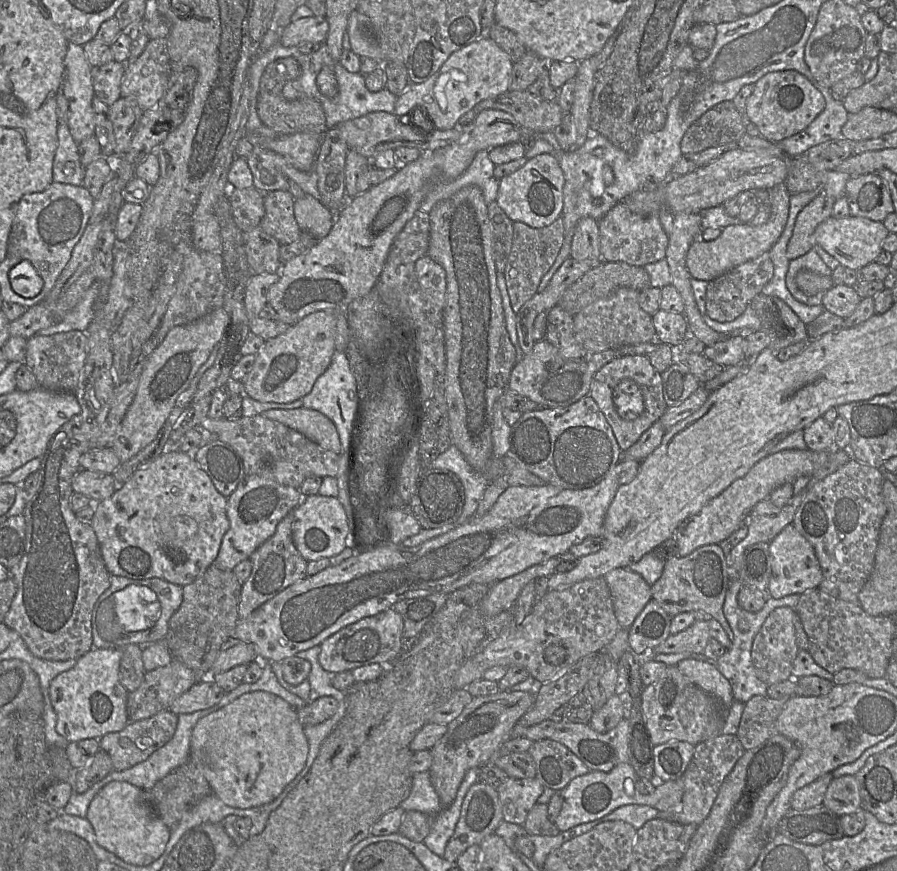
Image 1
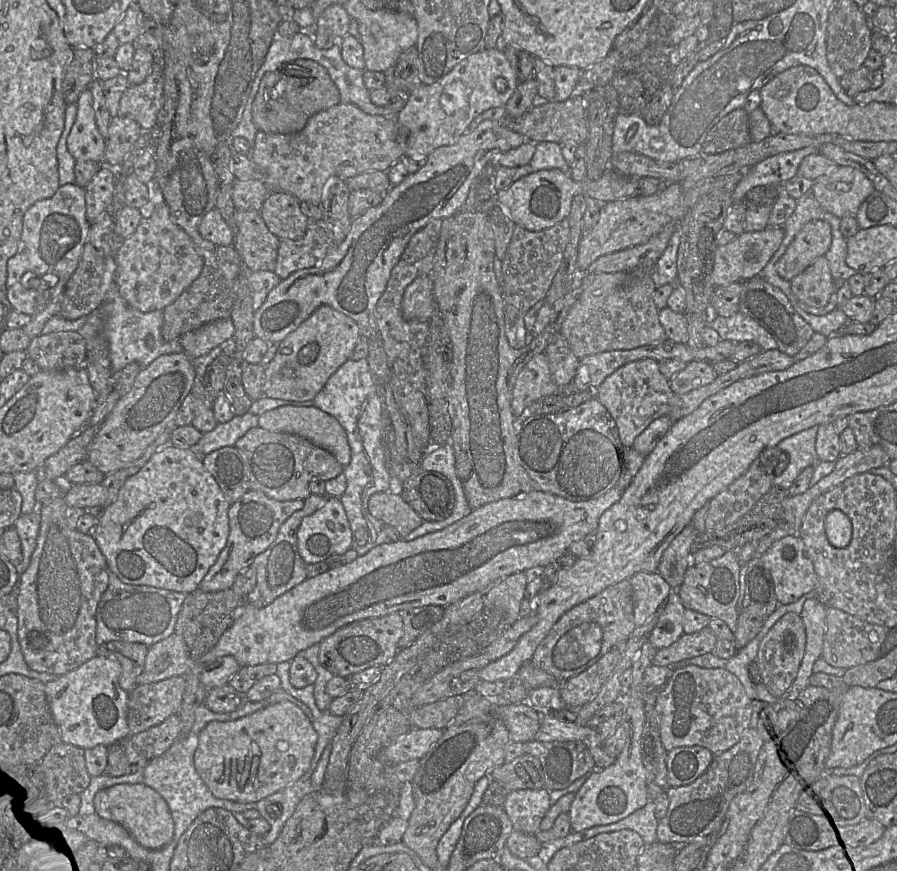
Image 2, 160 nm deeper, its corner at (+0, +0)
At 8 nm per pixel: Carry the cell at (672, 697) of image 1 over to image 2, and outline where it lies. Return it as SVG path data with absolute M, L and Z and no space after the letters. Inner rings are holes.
M689 665L675 670L659 690L655 703L664 749L668 752L678 747L700 746L713 755L730 749L749 728L751 702L736 676L723 668Z

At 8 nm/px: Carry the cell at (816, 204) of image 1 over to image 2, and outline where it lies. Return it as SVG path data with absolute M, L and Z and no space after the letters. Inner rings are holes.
M810 220L795 235L784 254L776 263L780 277L791 281L831 246L831 226L824 220Z

